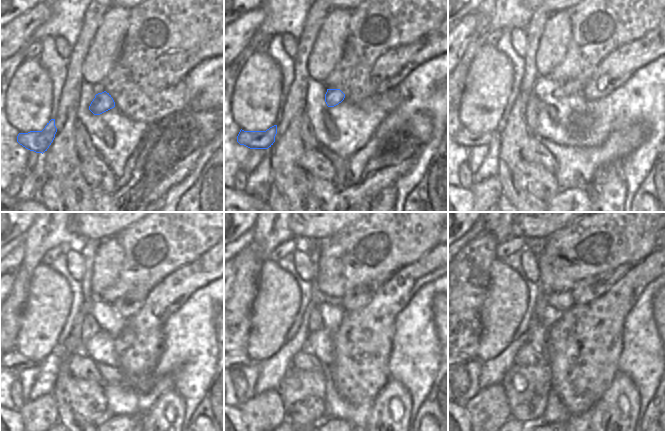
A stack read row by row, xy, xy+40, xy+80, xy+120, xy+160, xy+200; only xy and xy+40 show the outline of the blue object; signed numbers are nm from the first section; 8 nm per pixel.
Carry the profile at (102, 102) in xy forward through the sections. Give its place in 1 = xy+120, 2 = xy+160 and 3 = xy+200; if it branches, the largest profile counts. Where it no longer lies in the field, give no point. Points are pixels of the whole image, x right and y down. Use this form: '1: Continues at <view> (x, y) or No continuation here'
1: Continues at xy+120 (127, 305)
2: Continues at xy+160 (357, 297)
3: Continues at xy+200 (588, 289).

